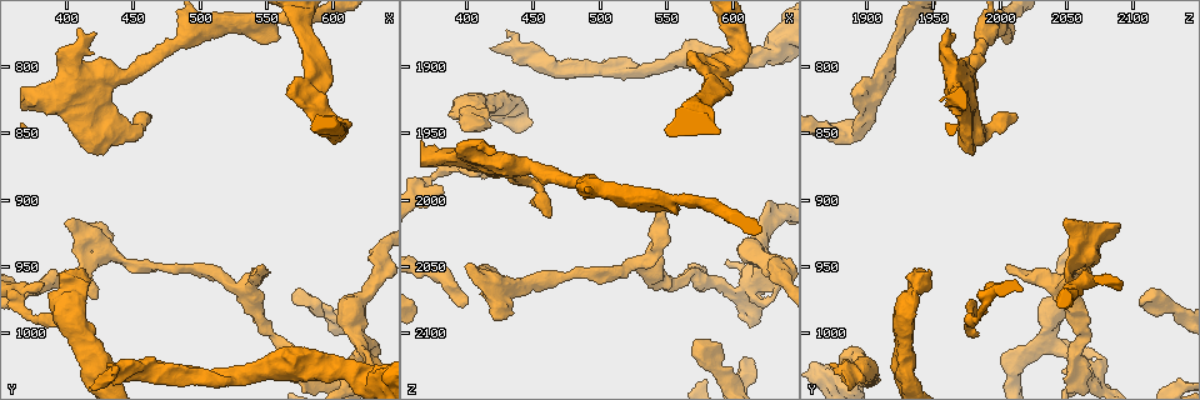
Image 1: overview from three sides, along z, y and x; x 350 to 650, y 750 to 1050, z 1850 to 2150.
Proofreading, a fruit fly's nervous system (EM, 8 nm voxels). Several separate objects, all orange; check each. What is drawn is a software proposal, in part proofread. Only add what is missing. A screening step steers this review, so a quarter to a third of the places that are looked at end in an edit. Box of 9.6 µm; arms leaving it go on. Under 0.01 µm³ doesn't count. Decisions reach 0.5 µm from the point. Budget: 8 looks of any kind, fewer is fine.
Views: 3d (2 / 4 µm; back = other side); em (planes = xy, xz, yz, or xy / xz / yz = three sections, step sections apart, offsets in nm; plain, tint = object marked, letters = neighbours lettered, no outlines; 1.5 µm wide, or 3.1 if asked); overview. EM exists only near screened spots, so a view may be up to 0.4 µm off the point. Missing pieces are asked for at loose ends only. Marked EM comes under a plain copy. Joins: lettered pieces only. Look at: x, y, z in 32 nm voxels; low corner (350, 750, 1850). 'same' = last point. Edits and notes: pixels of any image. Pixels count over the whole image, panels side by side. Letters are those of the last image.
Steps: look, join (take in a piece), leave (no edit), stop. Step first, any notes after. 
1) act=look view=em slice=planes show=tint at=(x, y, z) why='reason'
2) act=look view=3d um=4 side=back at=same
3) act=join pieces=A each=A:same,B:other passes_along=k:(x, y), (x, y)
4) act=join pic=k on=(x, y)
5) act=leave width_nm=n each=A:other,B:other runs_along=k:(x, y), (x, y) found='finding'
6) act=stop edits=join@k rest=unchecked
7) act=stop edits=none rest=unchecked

act=look view=3d um=4 at=(566, 820, 1888) why='an open end'

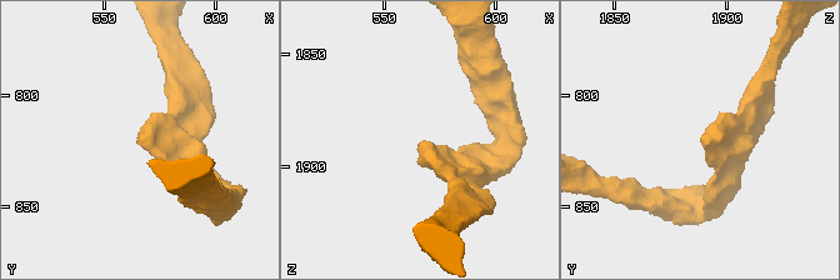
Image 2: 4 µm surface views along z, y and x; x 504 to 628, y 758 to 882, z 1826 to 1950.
act=look view=em slice=xz step=4 show=tint at=(566, 820, 1891)

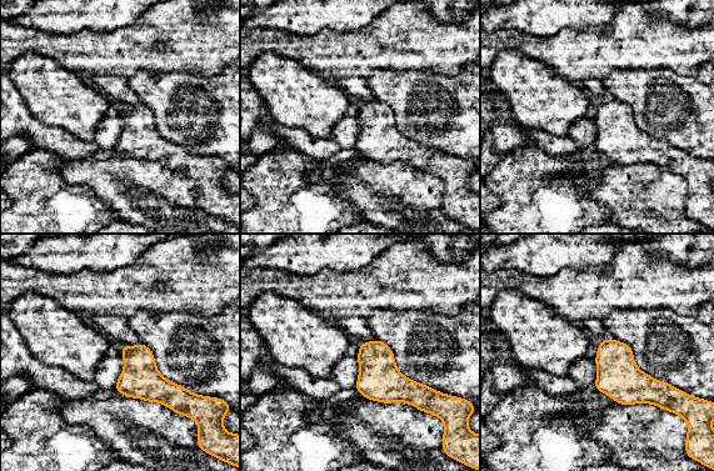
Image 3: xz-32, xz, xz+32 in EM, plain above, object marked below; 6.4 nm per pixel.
act=look view=em slice=planes show=letters at=same why='another direction'

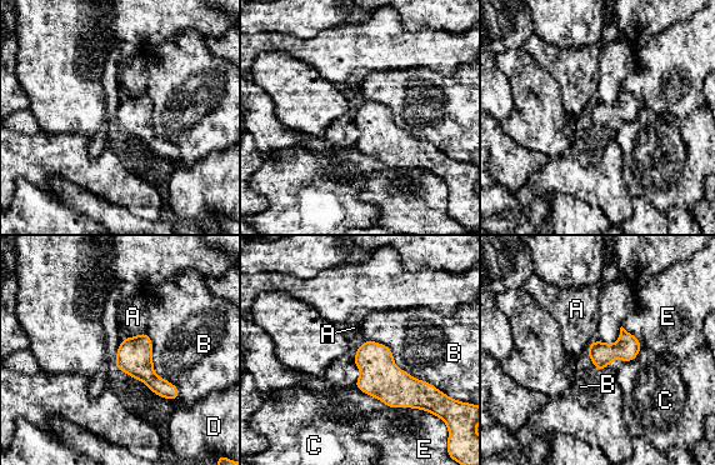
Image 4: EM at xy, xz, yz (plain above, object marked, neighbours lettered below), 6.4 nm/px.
act=leave longest_contact=B:500nm each=A:other,B:other,C:other,D:other,E:other border=4:(145, 330), (128, 338) found='none of them fits'

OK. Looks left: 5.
act=look view=3d um=4 at=(464, 838, 2012) why='long arm stops here'

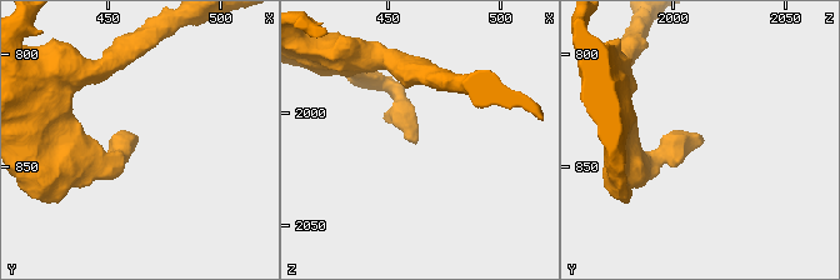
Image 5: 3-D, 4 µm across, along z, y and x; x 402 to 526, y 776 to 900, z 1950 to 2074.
act=look view=em slice=planes show=tint at=(464, 837, 2012)

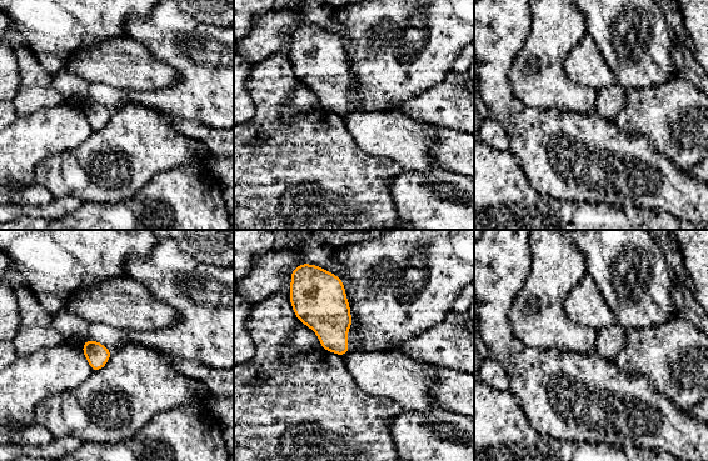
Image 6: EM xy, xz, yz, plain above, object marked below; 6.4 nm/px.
act=look view=em slice=planes show=letters at=same why='see the neighbours'

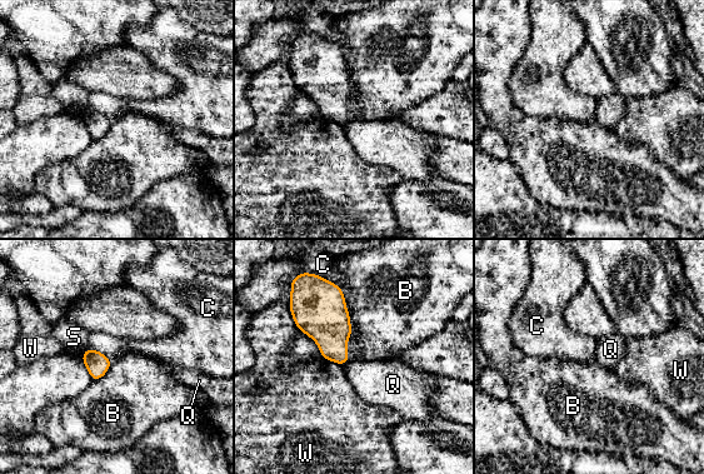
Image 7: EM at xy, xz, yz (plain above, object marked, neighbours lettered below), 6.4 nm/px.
act=leave width_nm=150 each=B:other,C:other,Q:other,S:other,W:other border=7:(324, 278), (341, 289), (349, 317) found='no lettered piece goes on from it'

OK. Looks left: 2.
act=stop edits=none rest=unchecked

